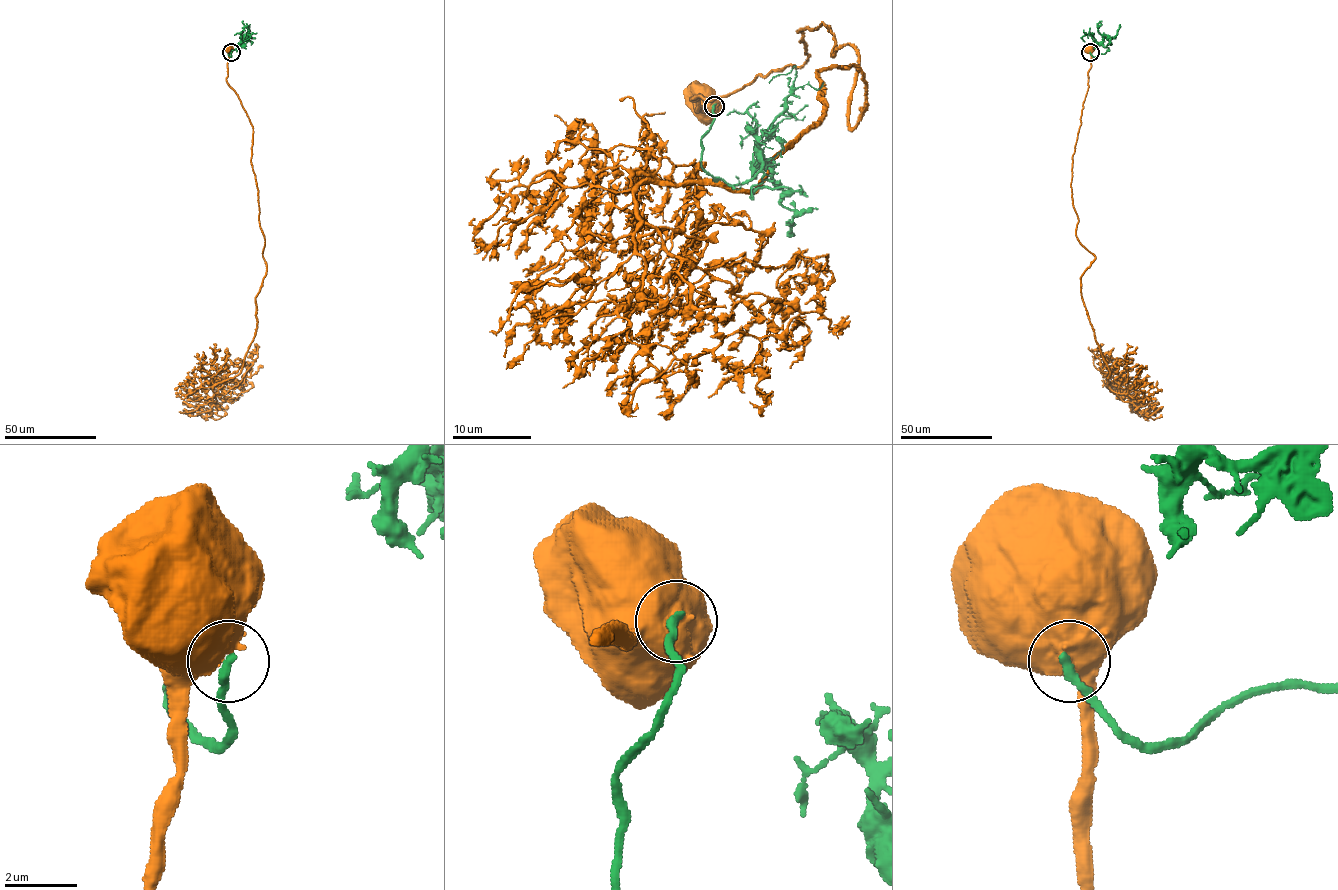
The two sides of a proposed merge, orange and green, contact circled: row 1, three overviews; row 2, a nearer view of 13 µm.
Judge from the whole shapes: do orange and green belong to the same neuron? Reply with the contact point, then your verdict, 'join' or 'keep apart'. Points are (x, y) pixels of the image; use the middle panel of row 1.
(714, 106) | keep apart

